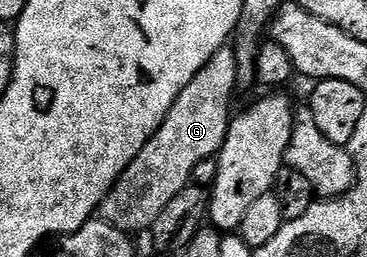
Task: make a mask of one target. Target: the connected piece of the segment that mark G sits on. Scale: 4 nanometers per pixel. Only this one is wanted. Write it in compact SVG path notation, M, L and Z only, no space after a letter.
M224 46L217 50L217 54L213 54L213 58L209 58L209 62L205 62L205 66L193 78L193 82L189 82L189 86L181 90L163 125L155 131L151 141L141 150L141 154L133 158L133 162L123 171L111 193L103 199L102 219L128 234L136 234L135 232L141 231L142 228L143 231L150 229L151 224L157 222L157 214L161 214L161 210L165 210L165 206L169 206L169 202L173 202L173 198L177 198L177 194L181 194L181 190L191 184L191 175L197 162L214 157L222 148L227 137L227 128L233 119L231 91L237 88L238 81L237 58L230 47Z

